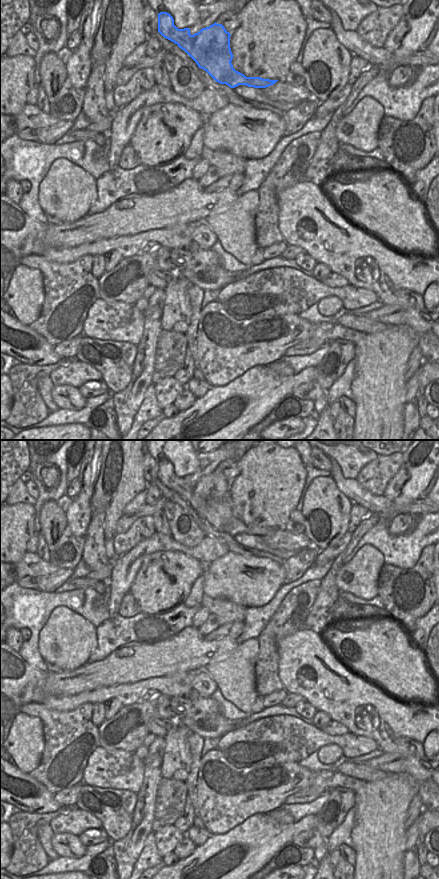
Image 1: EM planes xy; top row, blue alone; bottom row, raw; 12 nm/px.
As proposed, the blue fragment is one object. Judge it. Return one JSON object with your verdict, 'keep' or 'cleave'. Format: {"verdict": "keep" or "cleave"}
{"verdict": "cleave"}

